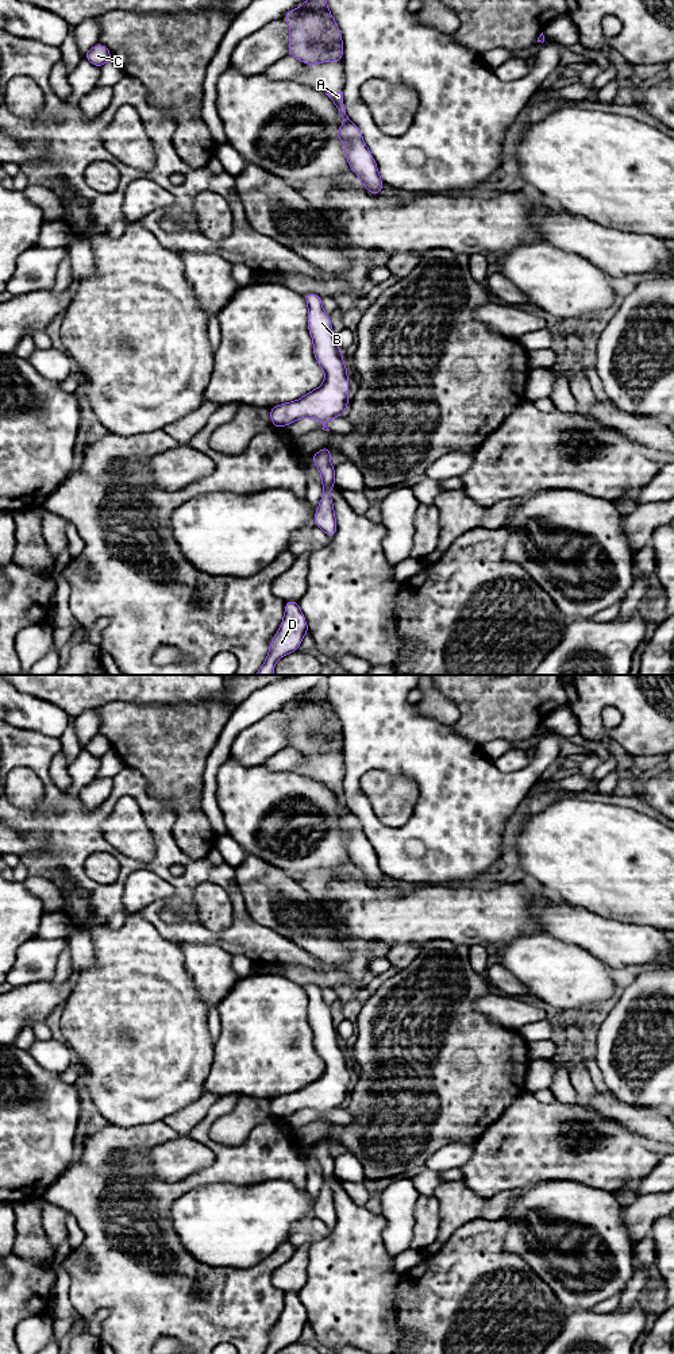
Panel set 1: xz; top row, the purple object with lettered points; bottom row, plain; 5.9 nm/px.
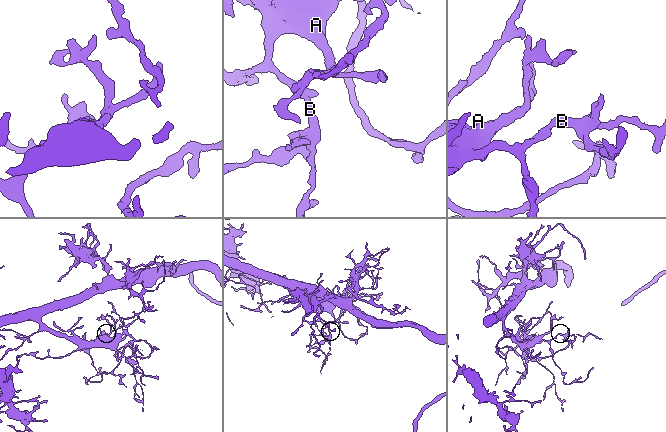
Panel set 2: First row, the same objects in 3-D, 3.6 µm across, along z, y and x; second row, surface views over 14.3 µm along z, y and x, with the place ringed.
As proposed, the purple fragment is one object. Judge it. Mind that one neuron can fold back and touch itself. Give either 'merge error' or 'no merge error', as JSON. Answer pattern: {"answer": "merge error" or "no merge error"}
{"answer": "no merge error"}

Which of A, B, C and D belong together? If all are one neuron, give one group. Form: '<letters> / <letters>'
A B C D

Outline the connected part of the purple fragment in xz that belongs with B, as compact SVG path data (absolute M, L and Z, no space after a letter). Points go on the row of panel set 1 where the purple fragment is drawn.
M305 293L303 296L308 304L308 331L313 340L313 355L317 363L320 364L320 367L323 369L326 374L326 379L321 386L309 391L300 400L296 400L293 402L285 402L282 405L277 405L269 409L269 413L270 413L271 423L277 429L285 425L289 425L293 421L304 418L304 417L313 417L323 423L321 429L330 431L326 423L330 418L342 416L348 405L347 369L344 366L343 355L339 350L339 346L335 339L335 333L332 331L330 315L327 315L323 309L321 297L315 293Z

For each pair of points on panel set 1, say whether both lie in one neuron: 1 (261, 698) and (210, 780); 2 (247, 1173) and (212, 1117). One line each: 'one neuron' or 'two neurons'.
1: one neuron
2: one neuron

